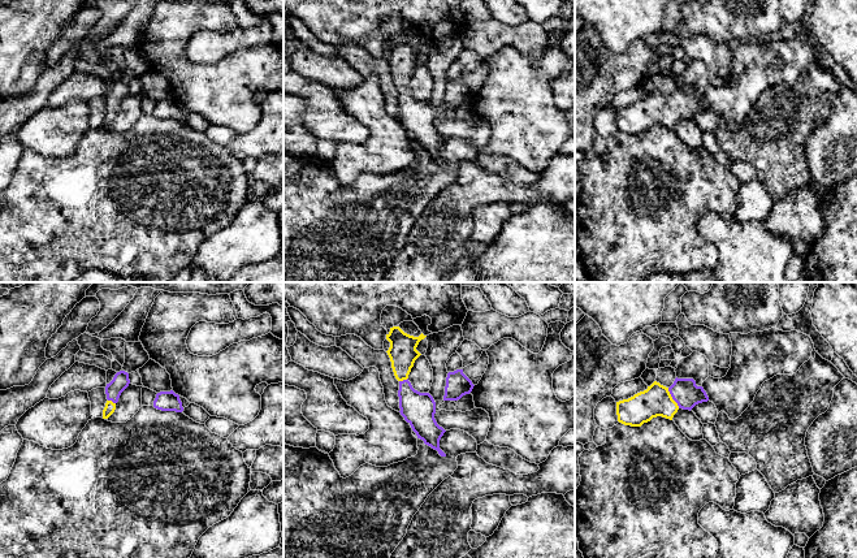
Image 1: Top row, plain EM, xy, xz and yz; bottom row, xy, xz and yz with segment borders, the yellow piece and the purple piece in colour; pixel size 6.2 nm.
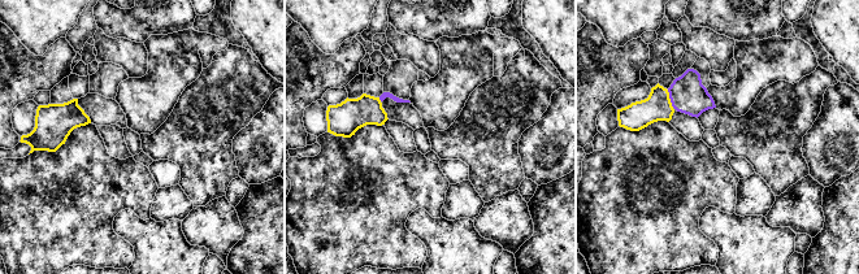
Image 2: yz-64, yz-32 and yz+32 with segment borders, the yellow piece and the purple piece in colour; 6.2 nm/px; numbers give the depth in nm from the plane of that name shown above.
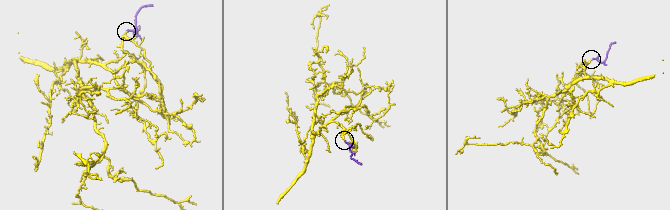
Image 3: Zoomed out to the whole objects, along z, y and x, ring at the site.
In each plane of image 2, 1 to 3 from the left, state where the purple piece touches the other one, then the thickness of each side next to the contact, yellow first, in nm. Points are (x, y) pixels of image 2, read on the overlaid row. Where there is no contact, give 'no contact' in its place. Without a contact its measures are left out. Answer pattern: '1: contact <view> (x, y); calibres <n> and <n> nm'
1: no contact
2: contact yz-32 (378, 99); calibres 200 and 40 nm
3: contact yz+32 (669, 99); calibres 170 and 220 nm

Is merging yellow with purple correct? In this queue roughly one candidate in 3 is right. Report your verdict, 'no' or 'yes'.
yes

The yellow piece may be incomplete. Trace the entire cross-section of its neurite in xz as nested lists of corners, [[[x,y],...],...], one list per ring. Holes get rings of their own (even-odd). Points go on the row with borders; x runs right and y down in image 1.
[[[393,326],[386,334],[386,339],[390,342],[386,352],[390,358],[394,376],[399,381],[398,397],[401,415],[411,425],[417,438],[437,450],[441,457],[446,457],[440,449],[440,440],[446,431],[434,419],[434,399],[429,393],[415,390],[408,381],[411,368],[421,355],[416,347],[425,337],[423,333],[419,337],[414,337],[404,333],[399,326]]]

